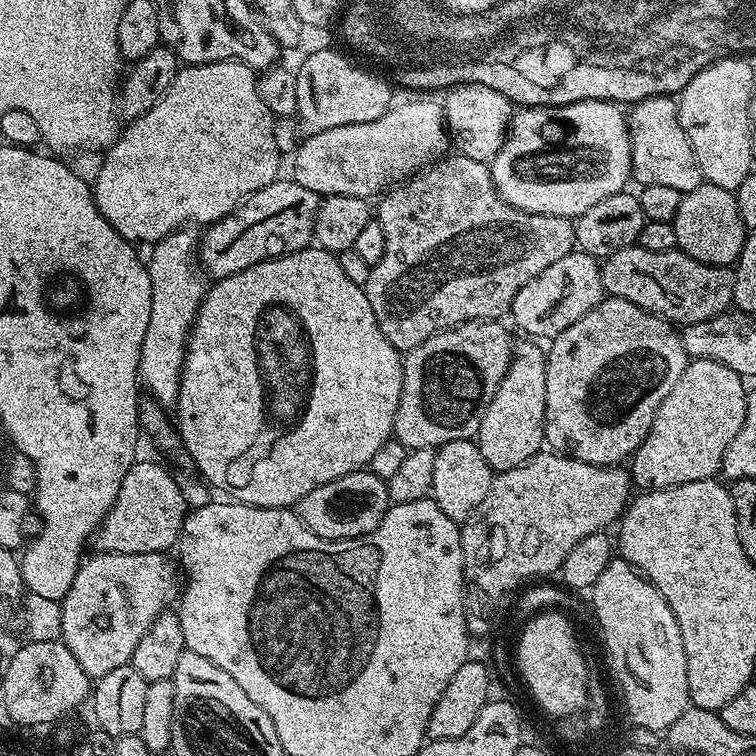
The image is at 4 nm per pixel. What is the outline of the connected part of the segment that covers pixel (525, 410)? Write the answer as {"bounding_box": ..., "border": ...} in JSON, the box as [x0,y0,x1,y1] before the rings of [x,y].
{"bounding_box":[474,338,546,473],"border":[[[524,338],[515,345],[512,361],[490,402],[474,437],[482,458],[493,473],[514,470],[545,447],[544,411],[546,410],[546,352],[535,339]]]}

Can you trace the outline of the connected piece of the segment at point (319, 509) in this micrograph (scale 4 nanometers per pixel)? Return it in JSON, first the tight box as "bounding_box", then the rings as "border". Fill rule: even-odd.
{"bounding_box":[294,470,389,540],"border":[[[361,470],[346,474],[342,478],[334,478],[334,482],[326,482],[322,486],[310,490],[310,494],[303,496],[294,505],[294,511],[300,517],[300,521],[311,532],[318,534],[318,538],[322,538],[323,540],[357,540],[358,537],[368,536],[376,529],[378,522],[382,522],[382,518],[389,506],[388,485],[385,480],[378,478],[373,472]]]}

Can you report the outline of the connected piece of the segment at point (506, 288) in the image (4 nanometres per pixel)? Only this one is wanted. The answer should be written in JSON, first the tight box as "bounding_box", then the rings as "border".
{"bounding_box":[362,154,576,354],"border":[[[459,154],[441,158],[419,174],[395,185],[379,197],[378,203],[380,203],[378,219],[382,232],[386,234],[386,254],[382,254],[382,258],[378,258],[378,262],[372,265],[370,278],[366,278],[362,287],[370,302],[370,310],[374,310],[374,318],[378,318],[378,326],[382,334],[386,334],[388,341],[402,354],[411,348],[417,348],[422,342],[426,342],[426,338],[430,338],[436,332],[443,332],[445,328],[453,328],[456,324],[465,324],[471,320],[500,320],[507,317],[514,302],[514,294],[518,294],[518,290],[522,290],[522,286],[526,286],[530,278],[542,274],[546,266],[558,262],[558,258],[566,258],[566,254],[570,254],[576,248],[576,225],[569,217],[530,214],[510,206],[496,192],[491,167],[474,158],[466,158]]]}

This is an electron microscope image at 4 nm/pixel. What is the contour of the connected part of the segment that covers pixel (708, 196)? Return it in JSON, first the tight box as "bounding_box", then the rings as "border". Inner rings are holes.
{"bounding_box":[672,182,746,265],"border":[[[707,182],[699,184],[693,192],[684,193],[672,225],[676,231],[676,248],[698,262],[735,265],[746,243],[746,229],[738,214],[735,195]]]}

